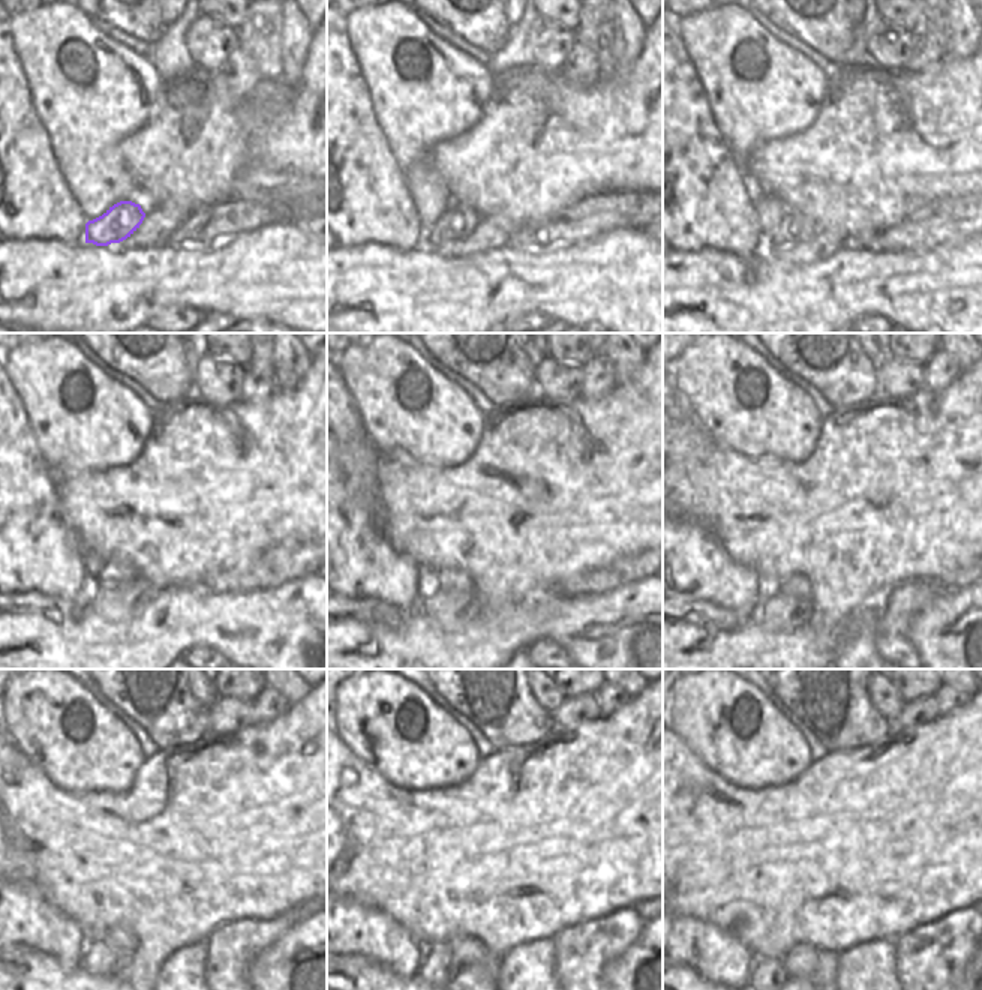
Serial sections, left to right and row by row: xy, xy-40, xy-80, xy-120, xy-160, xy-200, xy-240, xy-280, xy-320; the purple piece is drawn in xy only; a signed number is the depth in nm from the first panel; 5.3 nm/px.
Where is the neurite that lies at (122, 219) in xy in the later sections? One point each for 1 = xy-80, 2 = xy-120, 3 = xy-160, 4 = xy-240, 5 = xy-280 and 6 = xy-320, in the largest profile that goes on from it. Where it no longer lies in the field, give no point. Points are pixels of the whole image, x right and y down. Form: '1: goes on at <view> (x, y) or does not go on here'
1: goes on at xy-80 (795, 227)
2: goes on at xy-120 (116, 572)
3: goes on at xy-160 (449, 579)
4: goes on at xy-240 (123, 939)
5: goes on at xy-280 (465, 951)
6: goes on at xy-320 (819, 966)

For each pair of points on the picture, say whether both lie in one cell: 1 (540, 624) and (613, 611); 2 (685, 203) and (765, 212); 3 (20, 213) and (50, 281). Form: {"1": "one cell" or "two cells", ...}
{"1": "one cell", "2": "two cells", "3": "two cells"}

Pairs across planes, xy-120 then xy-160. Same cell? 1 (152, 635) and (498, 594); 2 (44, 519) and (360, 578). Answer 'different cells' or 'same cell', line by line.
1: different cells
2: same cell

